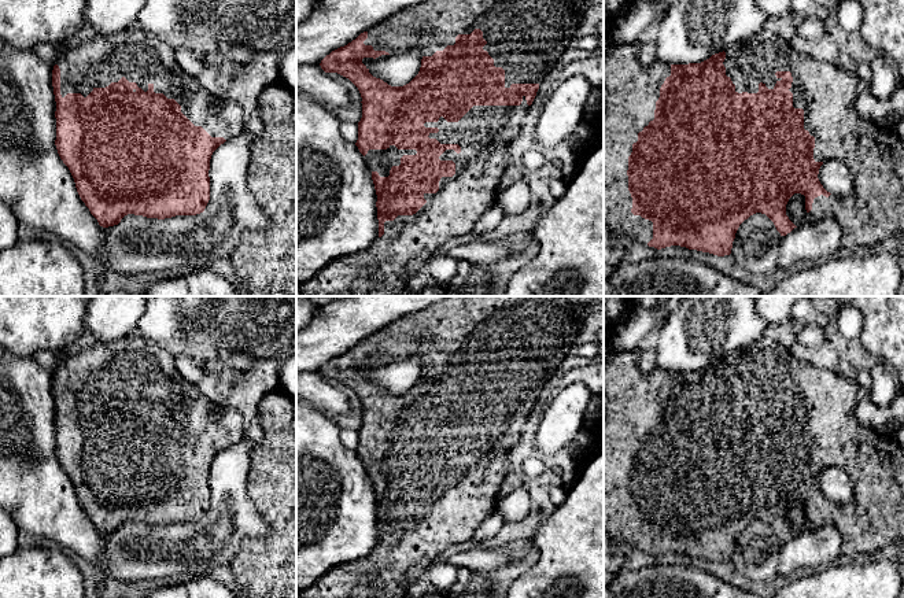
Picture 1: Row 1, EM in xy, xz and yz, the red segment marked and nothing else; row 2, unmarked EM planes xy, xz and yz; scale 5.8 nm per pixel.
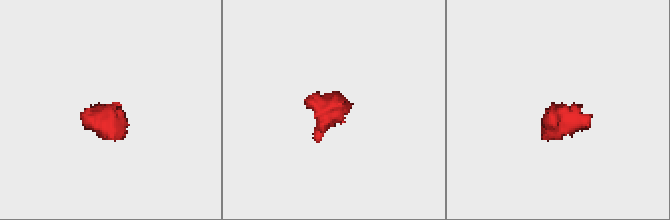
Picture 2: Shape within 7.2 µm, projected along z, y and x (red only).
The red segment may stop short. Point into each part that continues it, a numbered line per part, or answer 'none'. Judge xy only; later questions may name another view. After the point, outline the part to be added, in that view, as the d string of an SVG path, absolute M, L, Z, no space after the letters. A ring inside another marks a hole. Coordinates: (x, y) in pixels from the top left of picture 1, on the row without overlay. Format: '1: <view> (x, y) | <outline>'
1: xy (140, 365) | M128 336L110 343L97 343L91 348L66 357L56 370L60 376L60 402L81 400L86 405L95 395L106 395L125 384L144 399L154 392L155 400L163 400L181 413L181 420L195 432L202 433L211 444L226 448L239 444L246 435L243 417L237 409L210 400L196 384L187 381L176 368L174 355L155 342L134 340Z

